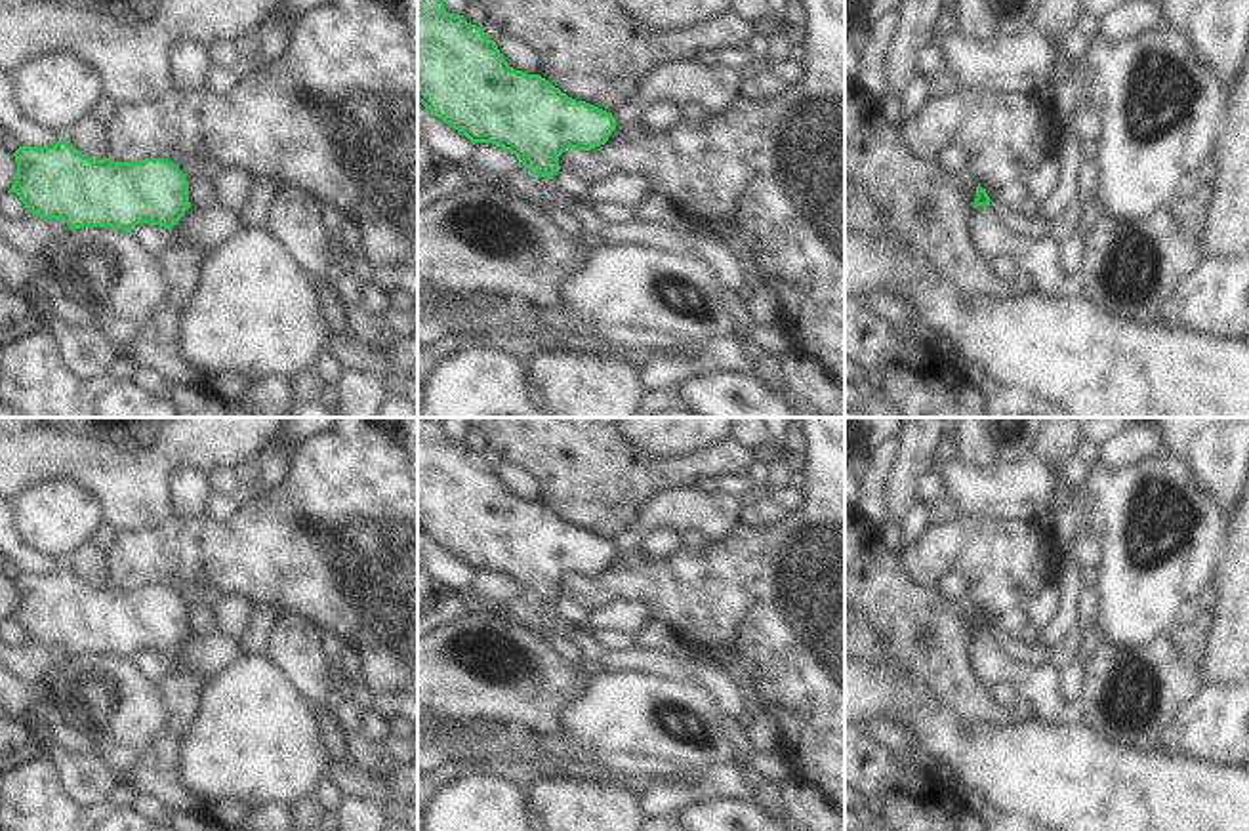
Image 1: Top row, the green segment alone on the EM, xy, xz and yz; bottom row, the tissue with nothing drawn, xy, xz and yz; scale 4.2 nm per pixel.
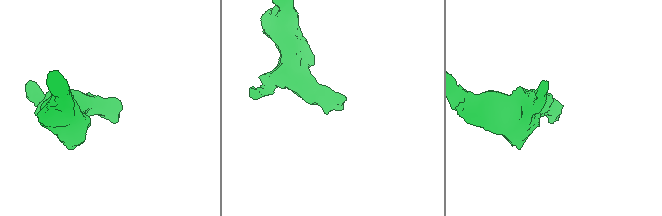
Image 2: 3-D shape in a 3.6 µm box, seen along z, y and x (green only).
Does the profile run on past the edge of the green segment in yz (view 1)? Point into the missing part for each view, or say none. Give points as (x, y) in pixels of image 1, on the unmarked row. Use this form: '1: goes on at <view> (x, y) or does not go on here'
1: does not go on here

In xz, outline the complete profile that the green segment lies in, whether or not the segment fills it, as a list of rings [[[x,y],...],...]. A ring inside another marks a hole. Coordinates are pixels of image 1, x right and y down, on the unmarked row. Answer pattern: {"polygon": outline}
{"polygon": [[[418,417],[418,530],[473,572],[492,570],[515,581],[532,602],[551,606],[566,576],[591,578],[608,568],[616,545],[576,528],[540,501],[515,497],[482,454],[444,436],[444,417]]]}

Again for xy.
{"polygon": [[[65,566],[51,574],[19,574],[17,604],[10,616],[25,631],[27,640],[42,646],[63,646],[71,658],[80,654],[111,654],[132,658],[139,650],[172,656],[191,635],[185,600],[164,585],[141,589],[92,587]]]}

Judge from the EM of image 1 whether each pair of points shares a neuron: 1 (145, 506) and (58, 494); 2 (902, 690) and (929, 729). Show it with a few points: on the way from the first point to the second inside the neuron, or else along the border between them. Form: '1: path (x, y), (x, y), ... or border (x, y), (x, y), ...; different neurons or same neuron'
1: border (56, 479), (82, 486), (96, 500), (103, 521); different neurons
2: border (916, 675), (920, 700), (887, 717); different neurons

